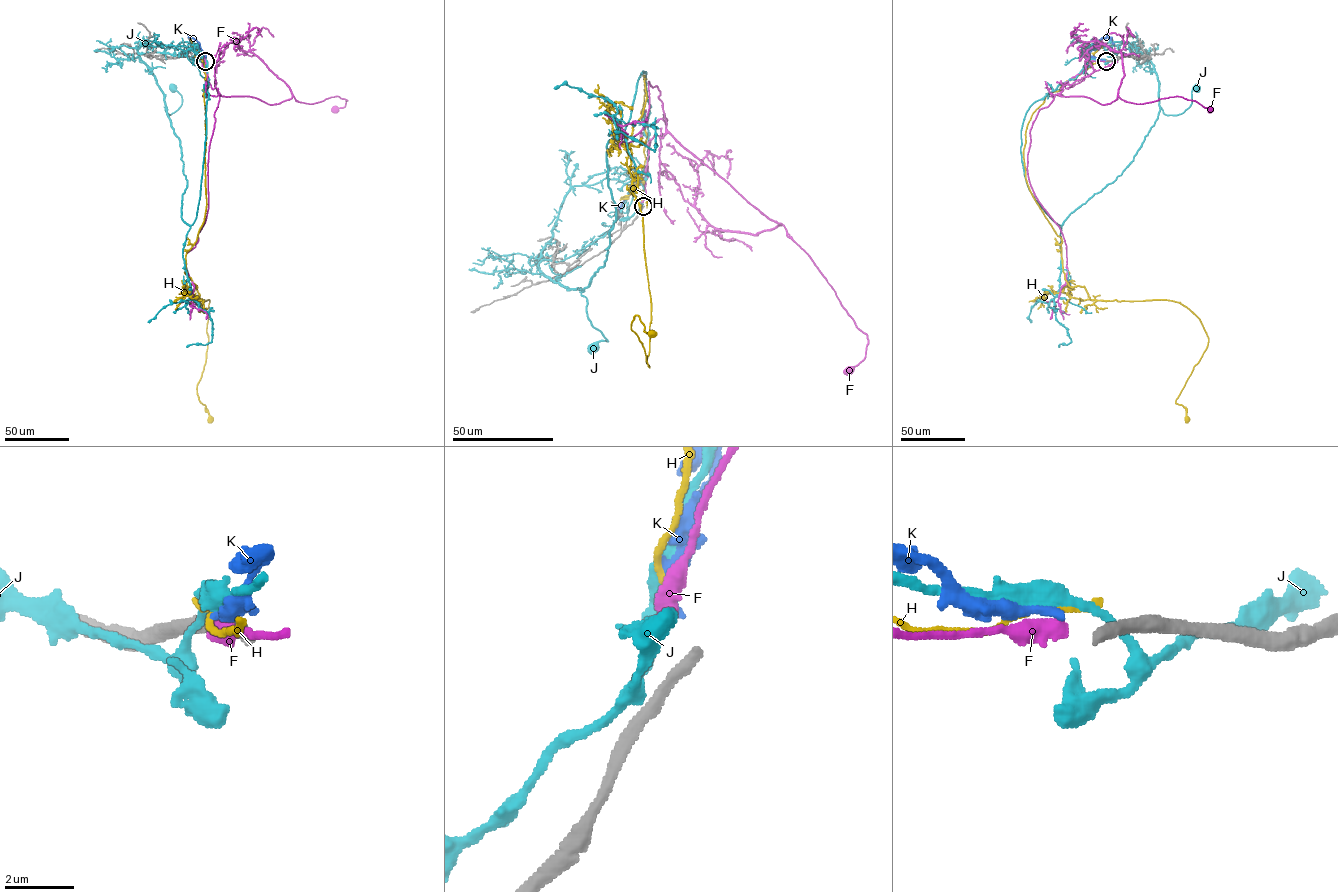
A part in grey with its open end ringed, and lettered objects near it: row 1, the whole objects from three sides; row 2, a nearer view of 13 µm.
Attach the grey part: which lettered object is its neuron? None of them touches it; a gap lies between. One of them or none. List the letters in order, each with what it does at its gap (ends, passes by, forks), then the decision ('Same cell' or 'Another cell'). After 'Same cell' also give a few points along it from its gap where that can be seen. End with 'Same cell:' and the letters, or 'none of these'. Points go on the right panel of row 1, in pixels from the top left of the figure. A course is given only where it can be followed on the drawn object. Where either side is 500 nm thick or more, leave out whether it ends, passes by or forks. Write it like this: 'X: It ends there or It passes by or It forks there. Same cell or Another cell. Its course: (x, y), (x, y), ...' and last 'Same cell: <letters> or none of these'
F: It ends there. Another cell
H: It ends there. Another cell
J: It passes by. Another cell
K: It ends there. Another cell
Same cell: none of these

